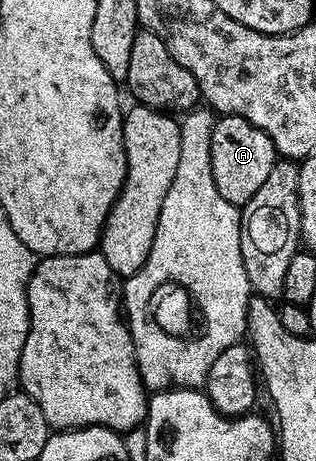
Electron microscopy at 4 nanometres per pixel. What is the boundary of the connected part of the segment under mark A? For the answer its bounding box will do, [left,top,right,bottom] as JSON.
[211,115,279,205]

